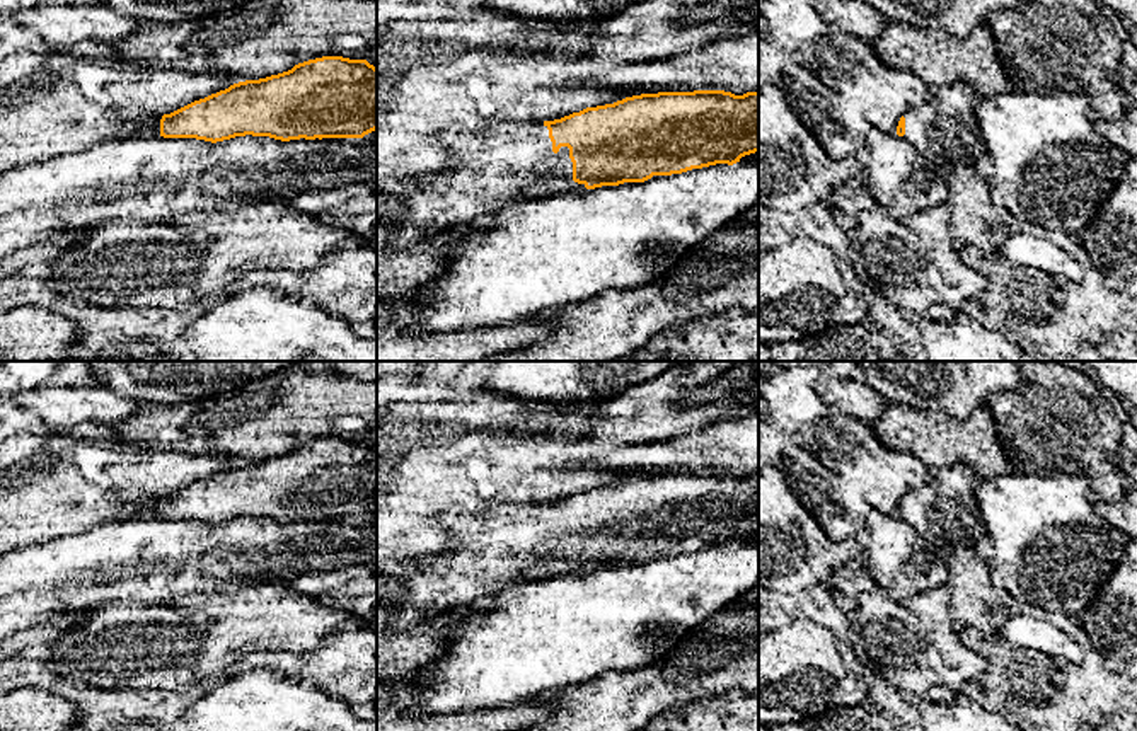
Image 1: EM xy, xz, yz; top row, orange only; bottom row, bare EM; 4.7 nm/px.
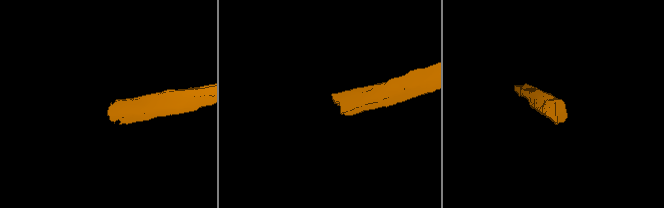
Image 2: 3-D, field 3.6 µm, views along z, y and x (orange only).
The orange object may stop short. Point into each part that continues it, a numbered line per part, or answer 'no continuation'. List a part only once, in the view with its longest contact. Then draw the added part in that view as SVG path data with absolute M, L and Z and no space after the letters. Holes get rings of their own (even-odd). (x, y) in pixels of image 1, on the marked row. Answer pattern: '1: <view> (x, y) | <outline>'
1: xz (512, 162) | M505 123L484 133L442 135L440 143L455 153L457 160L450 158L445 169L419 177L414 191L402 198L401 211L394 216L402 225L397 244L413 244L419 237L467 225L476 216L510 203L586 189L585 184L573 181L569 148L561 147L557 153L552 152L544 123Z

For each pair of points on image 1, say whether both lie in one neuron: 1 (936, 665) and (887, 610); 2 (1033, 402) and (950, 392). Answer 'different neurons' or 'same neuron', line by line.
1: same neuron
2: different neurons

